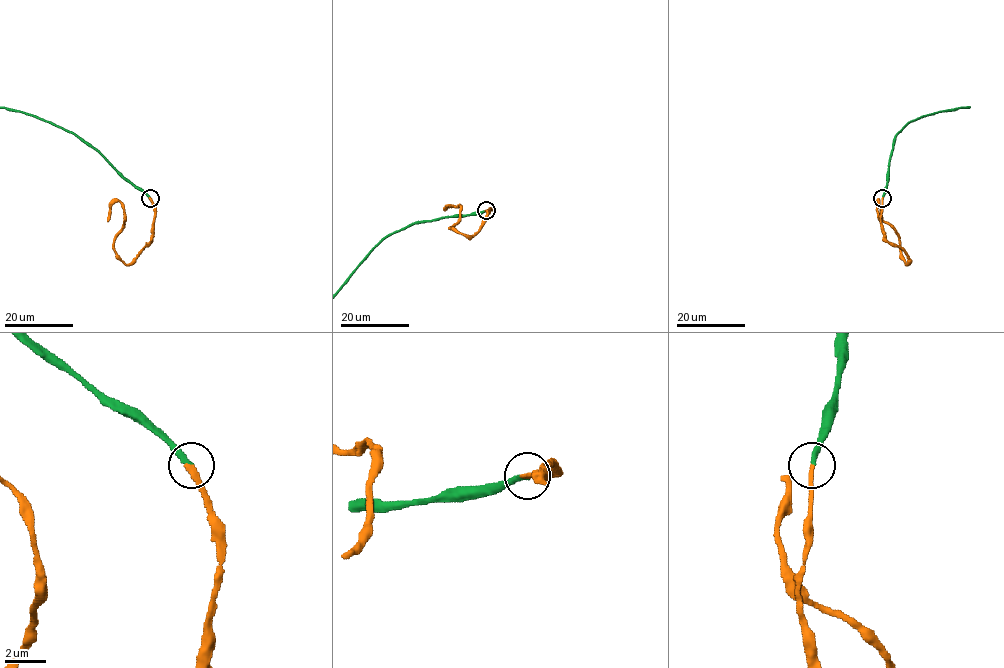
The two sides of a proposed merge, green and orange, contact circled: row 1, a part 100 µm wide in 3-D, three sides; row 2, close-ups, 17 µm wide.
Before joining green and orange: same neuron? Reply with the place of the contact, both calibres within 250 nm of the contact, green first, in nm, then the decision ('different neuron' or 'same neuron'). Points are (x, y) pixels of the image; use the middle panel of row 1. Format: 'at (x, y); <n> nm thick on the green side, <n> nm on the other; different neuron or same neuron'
at (486, 210); 260 nm thick on the green side, 260 nm on the other; same neuron

